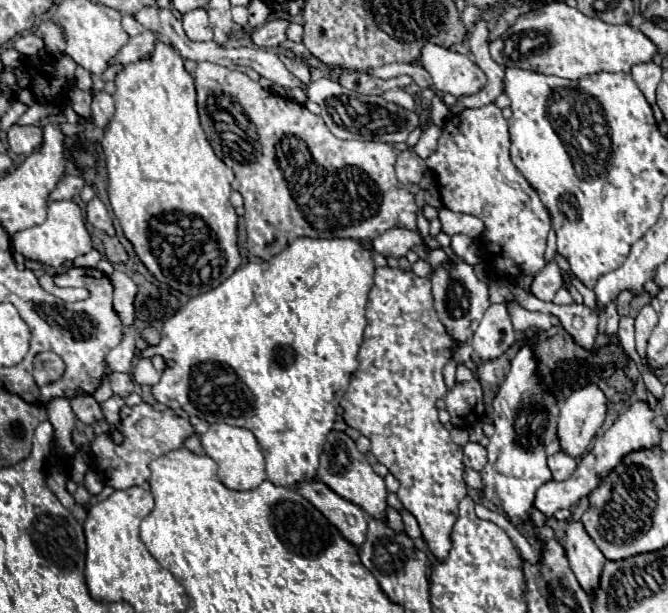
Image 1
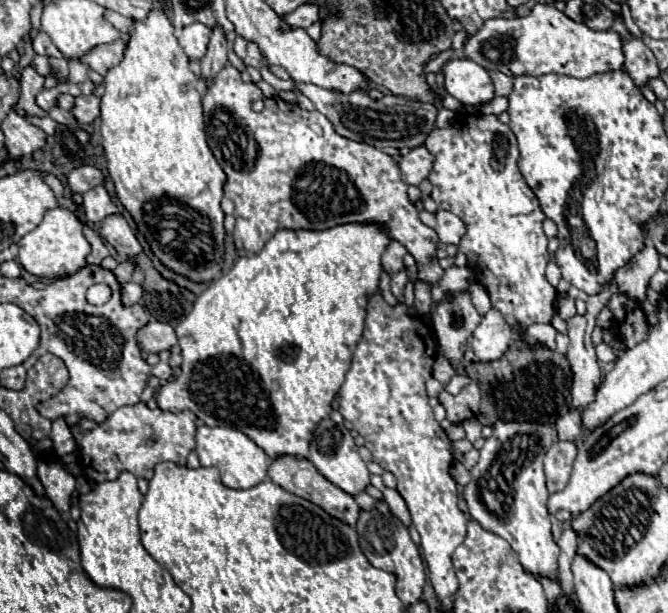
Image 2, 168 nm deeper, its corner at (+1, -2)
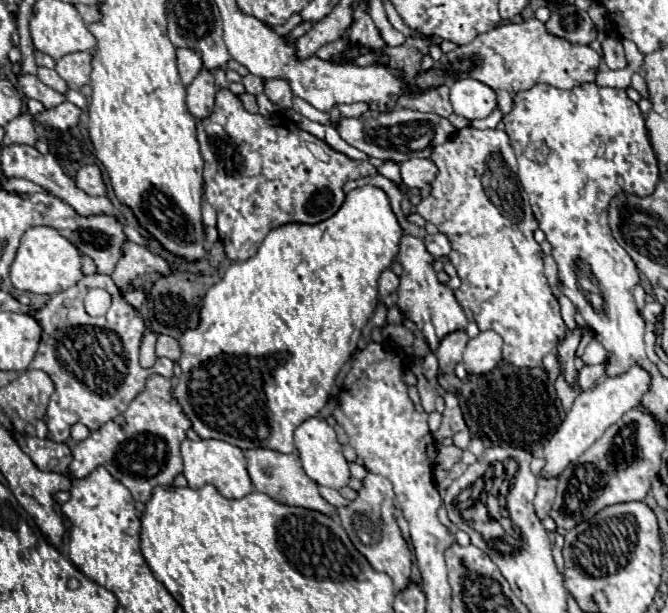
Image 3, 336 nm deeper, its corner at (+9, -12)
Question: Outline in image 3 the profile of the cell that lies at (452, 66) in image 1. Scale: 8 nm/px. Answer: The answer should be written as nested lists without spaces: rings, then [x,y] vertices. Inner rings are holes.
[[[474,78],[454,82],[454,86],[450,88],[450,102],[454,106],[454,112],[468,120],[486,118],[498,106],[496,92]]]

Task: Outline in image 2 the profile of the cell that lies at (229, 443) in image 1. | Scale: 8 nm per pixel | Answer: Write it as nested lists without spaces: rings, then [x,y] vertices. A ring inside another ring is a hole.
[[[200,426],[196,432],[196,454],[202,466],[216,466],[220,470],[222,484],[228,488],[252,488],[266,480],[270,458],[262,448],[258,448],[246,434],[234,428],[210,428]]]

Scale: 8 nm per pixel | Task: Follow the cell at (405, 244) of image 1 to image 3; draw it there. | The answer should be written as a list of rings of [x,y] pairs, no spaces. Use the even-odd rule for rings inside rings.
[[[384,270],[378,280],[378,288],[380,288],[380,298],[390,296],[398,288],[398,276],[392,270]]]

